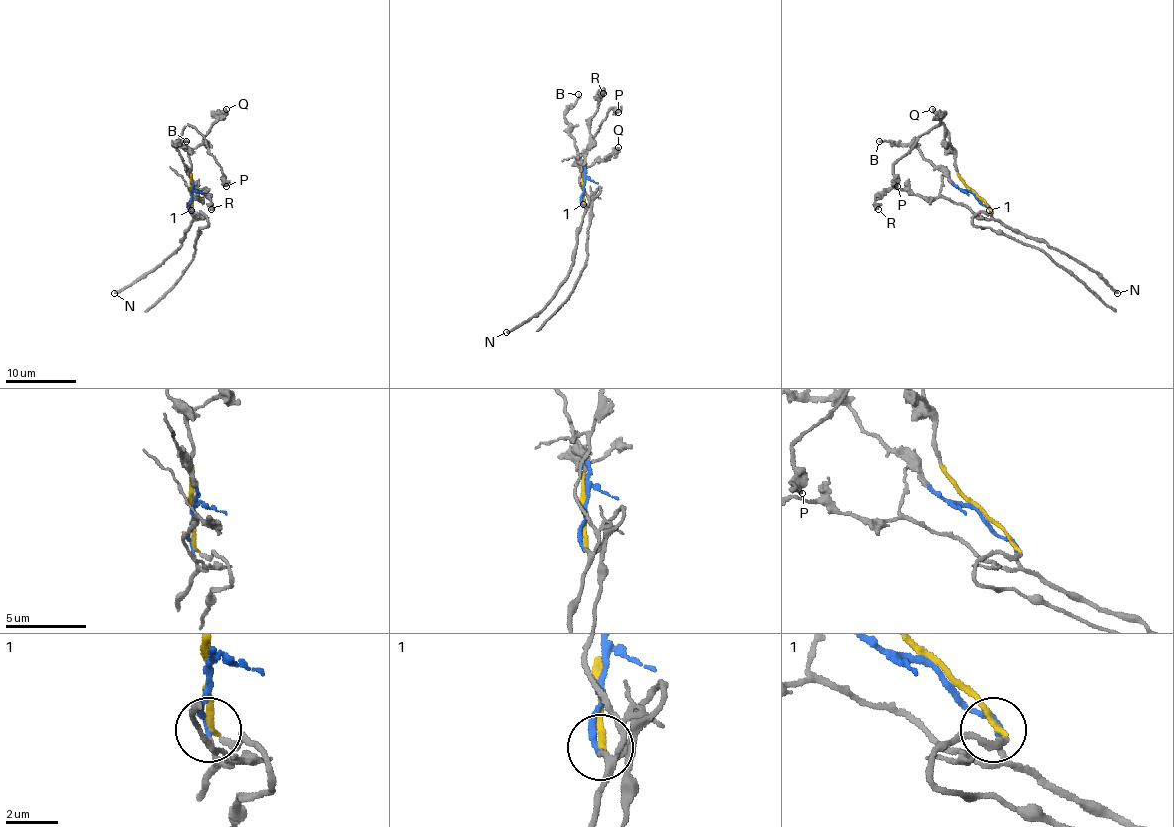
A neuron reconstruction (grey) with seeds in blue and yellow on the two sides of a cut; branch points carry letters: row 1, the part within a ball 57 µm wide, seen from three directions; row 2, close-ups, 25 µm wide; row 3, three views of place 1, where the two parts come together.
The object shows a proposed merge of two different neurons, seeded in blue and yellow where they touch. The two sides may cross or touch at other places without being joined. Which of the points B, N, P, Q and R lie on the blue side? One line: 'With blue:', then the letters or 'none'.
With blue: B, N, R

